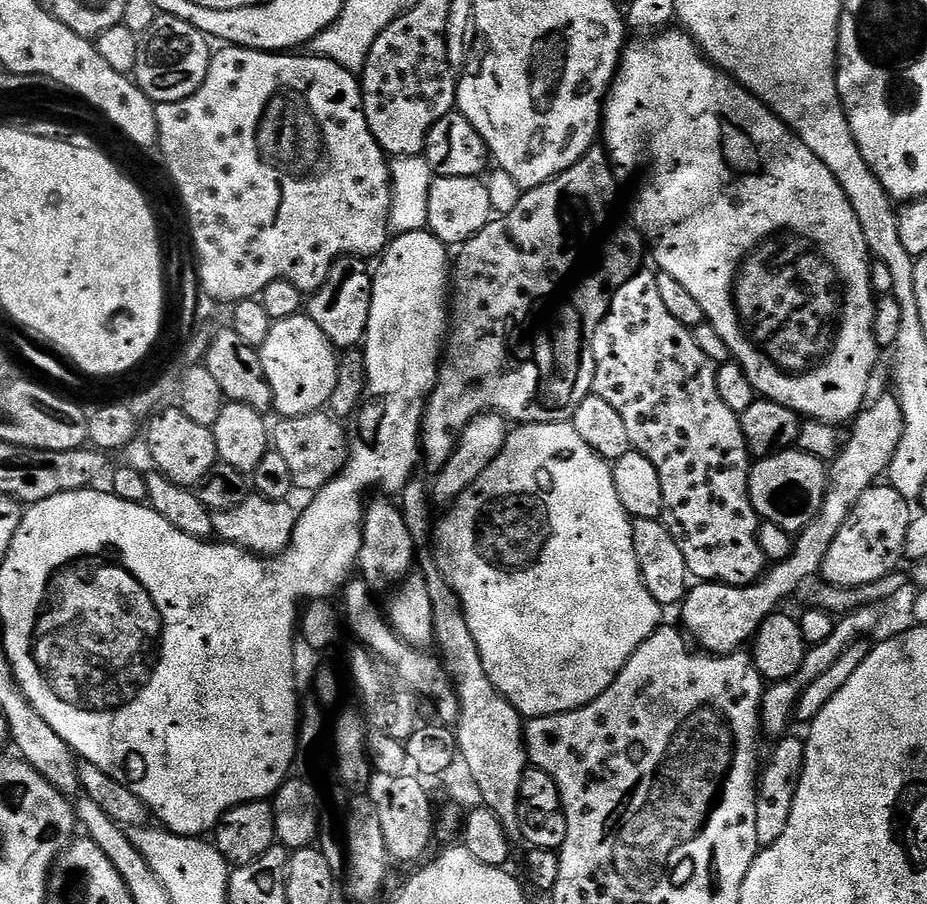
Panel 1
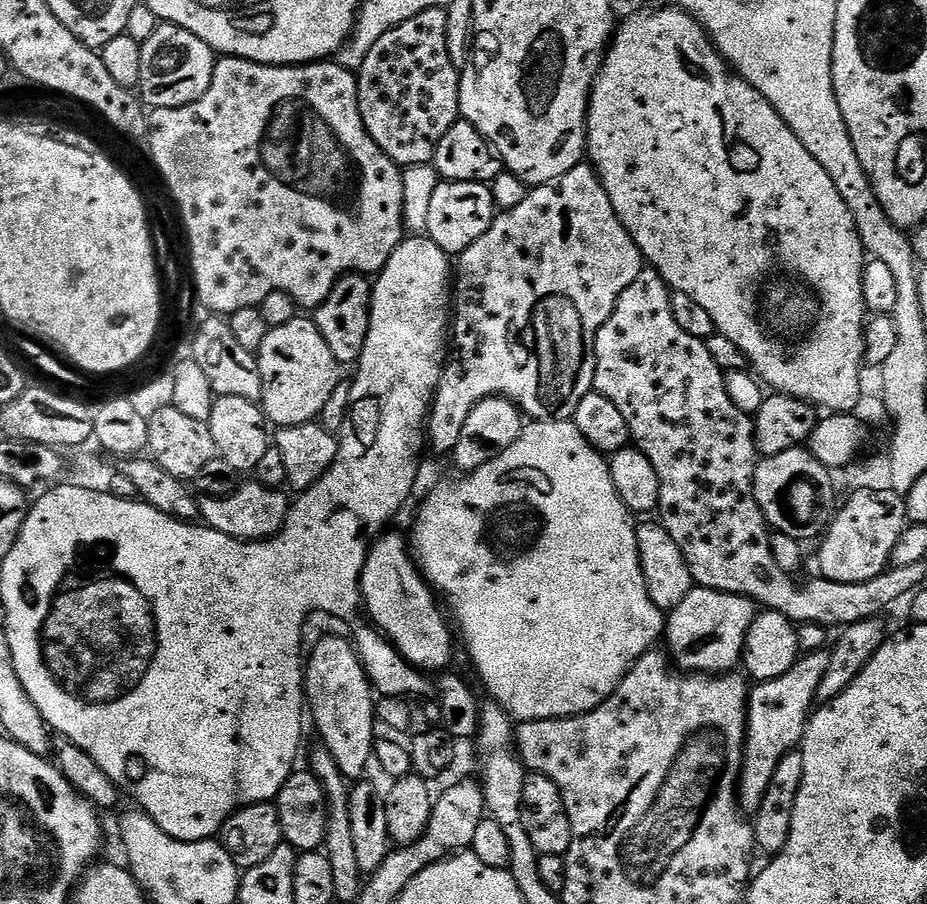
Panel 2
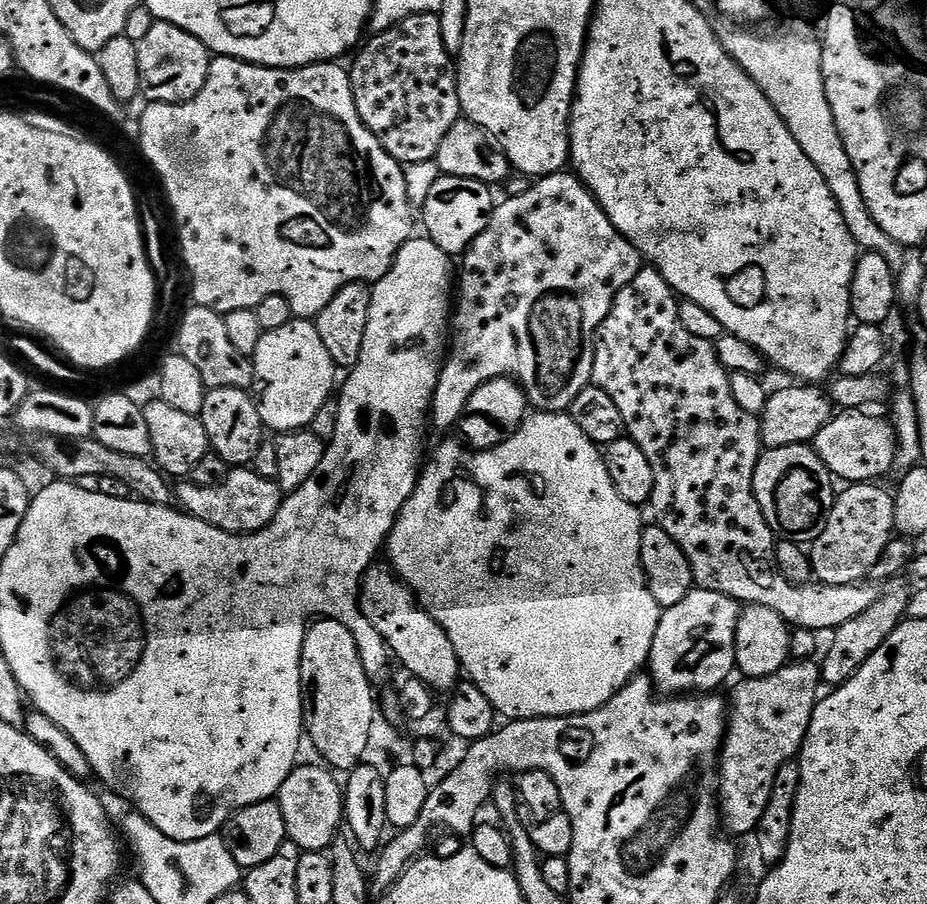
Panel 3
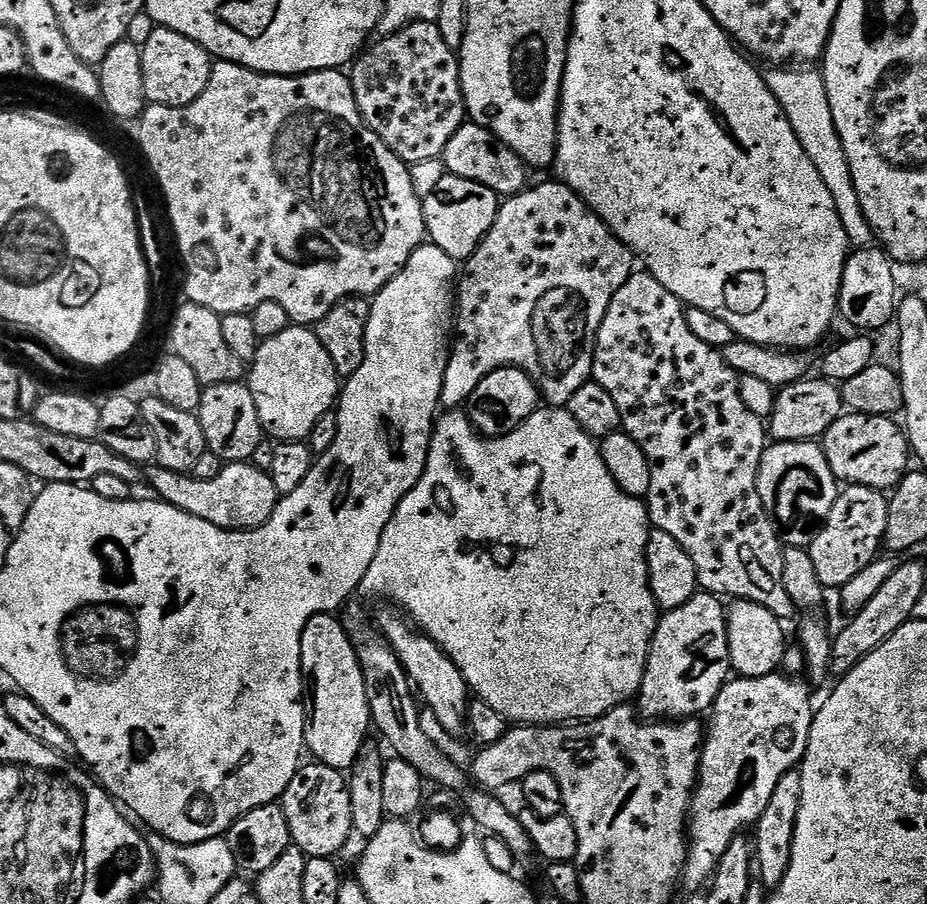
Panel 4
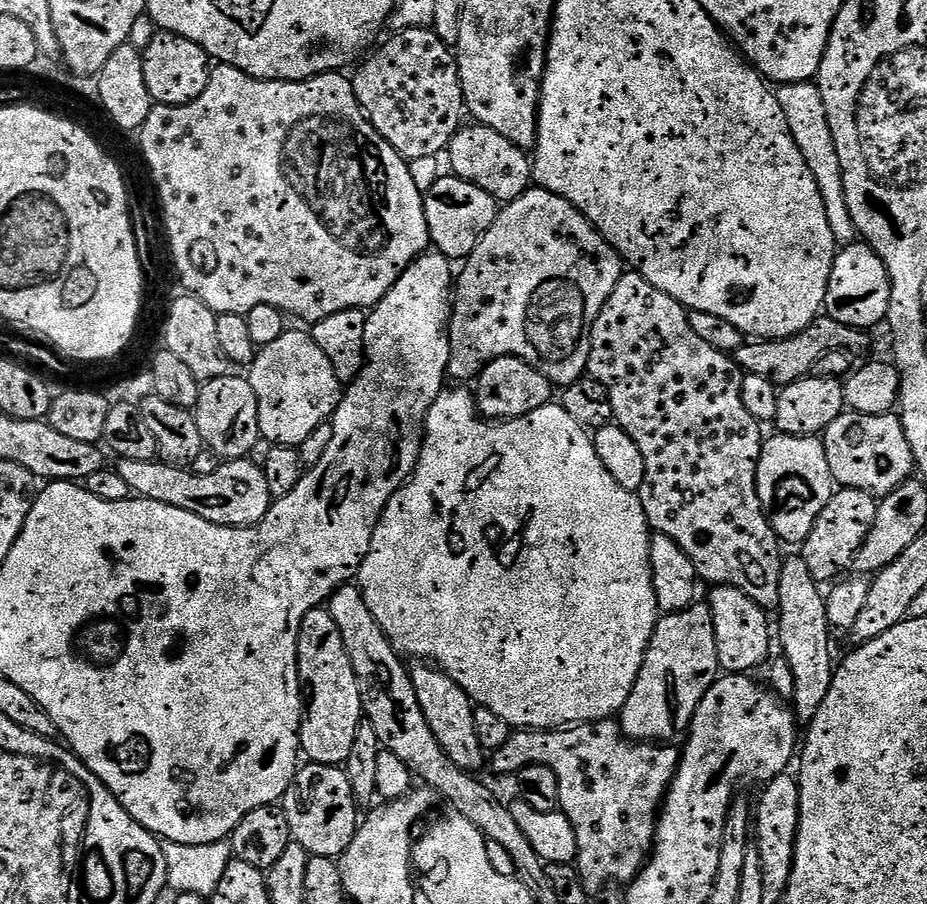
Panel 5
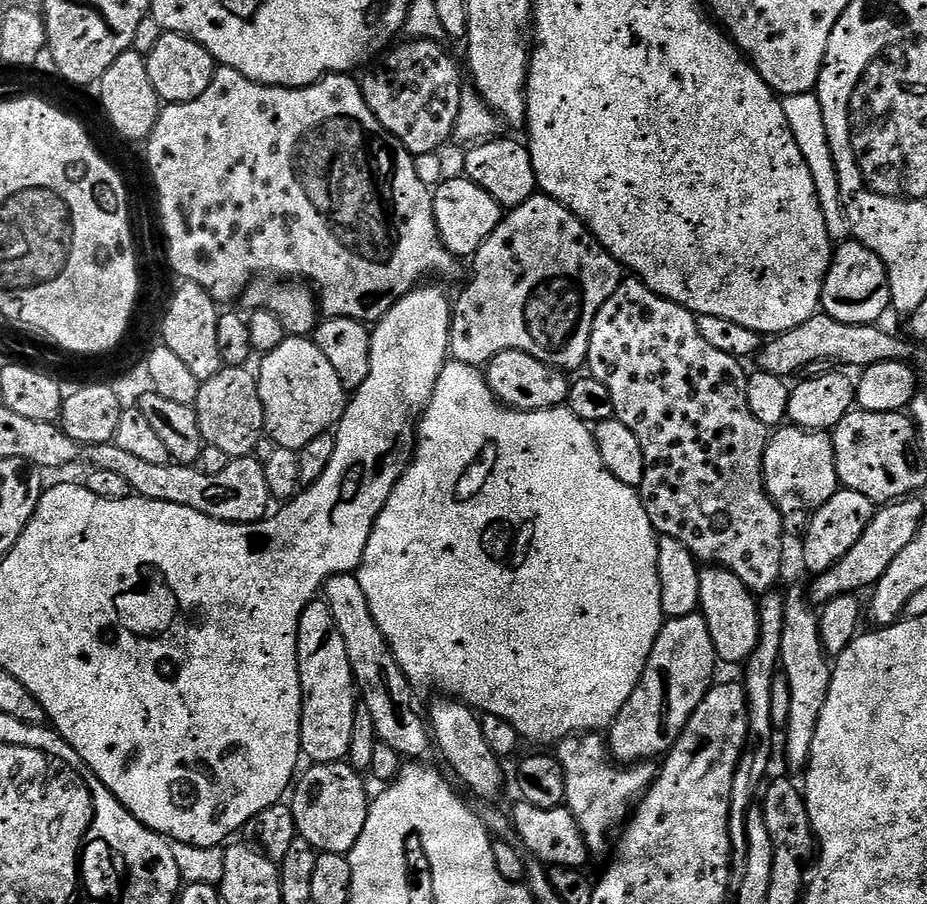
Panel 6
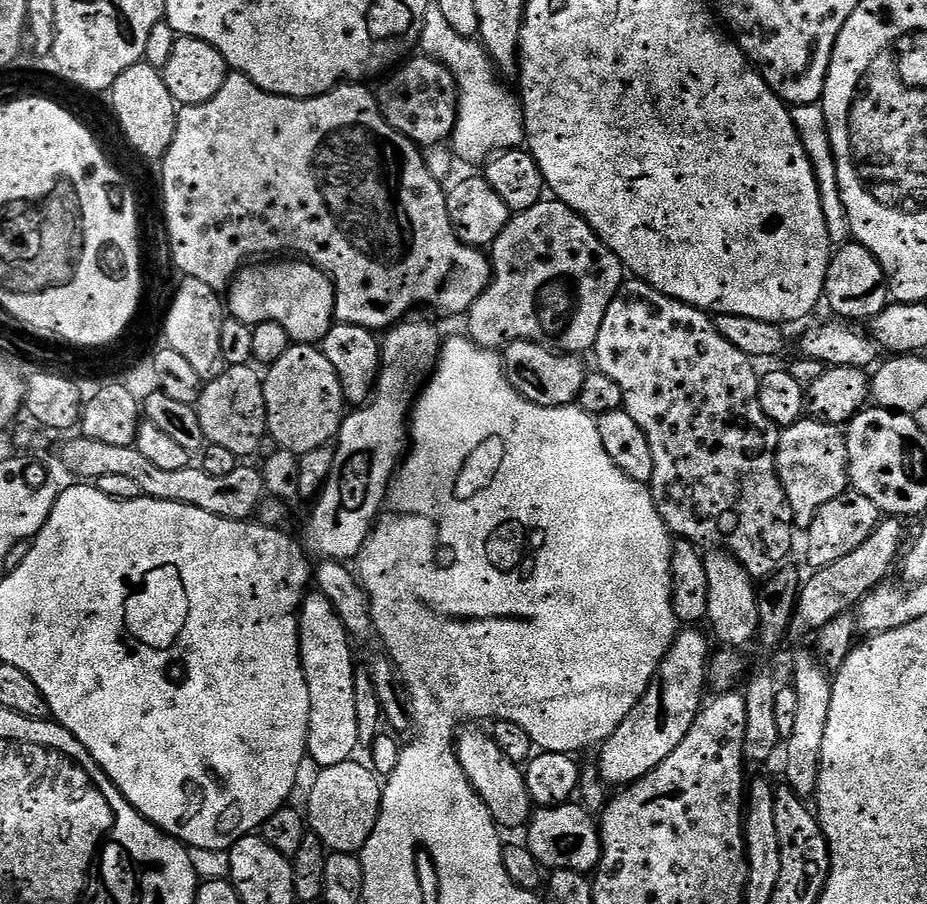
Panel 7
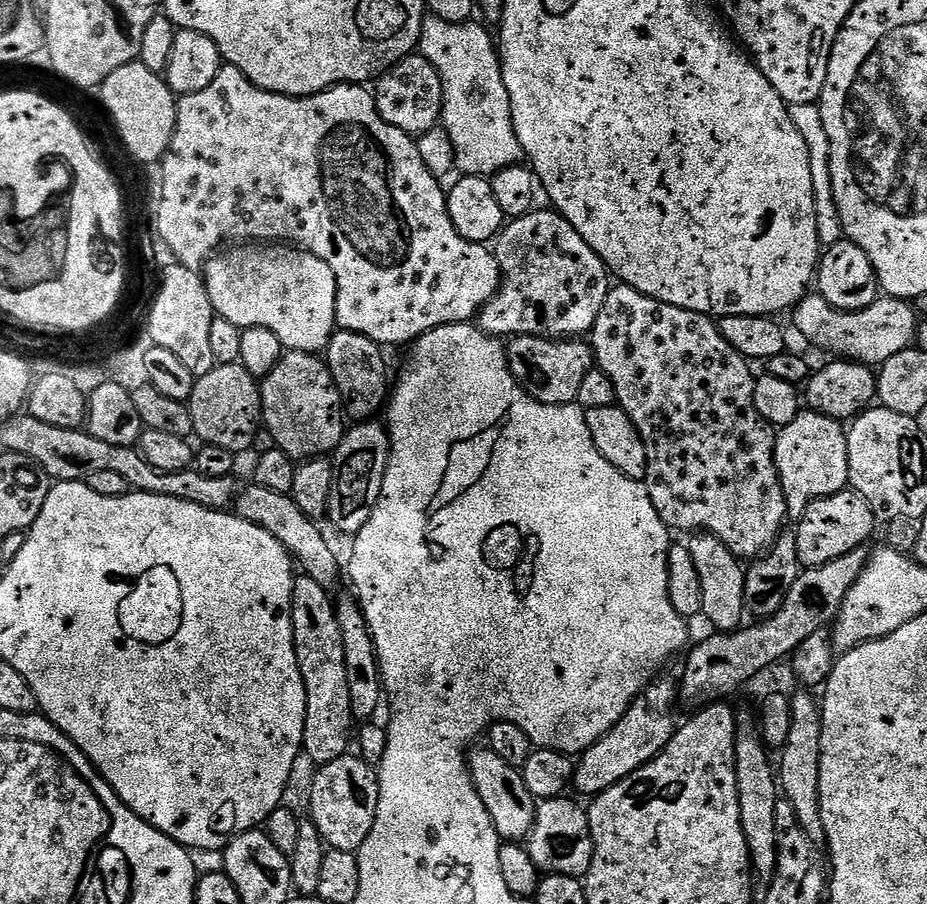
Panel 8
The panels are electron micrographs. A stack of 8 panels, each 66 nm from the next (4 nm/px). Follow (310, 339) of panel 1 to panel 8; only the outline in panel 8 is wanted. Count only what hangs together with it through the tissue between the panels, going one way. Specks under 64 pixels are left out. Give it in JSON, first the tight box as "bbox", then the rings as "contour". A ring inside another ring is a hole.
{"bbox":[260,351,346,462],"contour":[[[285,351],[283,358],[278,362],[278,366],[274,366],[274,370],[270,370],[270,374],[263,377],[262,383],[260,384],[260,397],[262,398],[262,406],[264,407],[264,414],[262,417],[263,427],[266,429],[266,432],[269,432],[269,434],[272,435],[271,443],[285,452],[290,459],[297,462],[303,462],[306,460],[312,460],[316,456],[328,456],[329,454],[335,453],[336,447],[338,447],[342,442],[342,438],[346,431],[344,403],[341,402],[338,390],[334,386],[334,378],[330,374],[327,363],[325,363],[319,355],[310,352]]]}

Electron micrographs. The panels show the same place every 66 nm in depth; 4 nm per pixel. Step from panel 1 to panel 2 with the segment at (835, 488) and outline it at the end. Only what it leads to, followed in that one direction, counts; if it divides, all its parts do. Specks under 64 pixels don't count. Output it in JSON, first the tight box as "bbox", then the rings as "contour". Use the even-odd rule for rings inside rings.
{"bbox":[666,587,758,674],"contour":[[[693,587],[677,608],[666,616],[667,655],[685,674],[728,674],[741,663],[750,626],[756,621],[758,605],[748,596]]]}

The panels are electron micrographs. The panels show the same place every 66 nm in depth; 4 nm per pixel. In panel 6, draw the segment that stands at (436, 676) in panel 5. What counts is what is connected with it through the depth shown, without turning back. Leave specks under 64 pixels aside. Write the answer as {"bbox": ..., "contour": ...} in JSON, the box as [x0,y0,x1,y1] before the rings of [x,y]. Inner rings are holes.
{"bbox":[430,698,504,796],"contour":[[[440,698],[430,712],[430,732],[434,744],[444,751],[444,760],[452,767],[451,775],[482,796],[496,796],[504,788],[504,768],[501,757],[490,750],[486,734],[482,734],[481,717],[464,701]],[[476,715],[476,716],[475,716]],[[456,776],[457,777],[456,777]]]}

